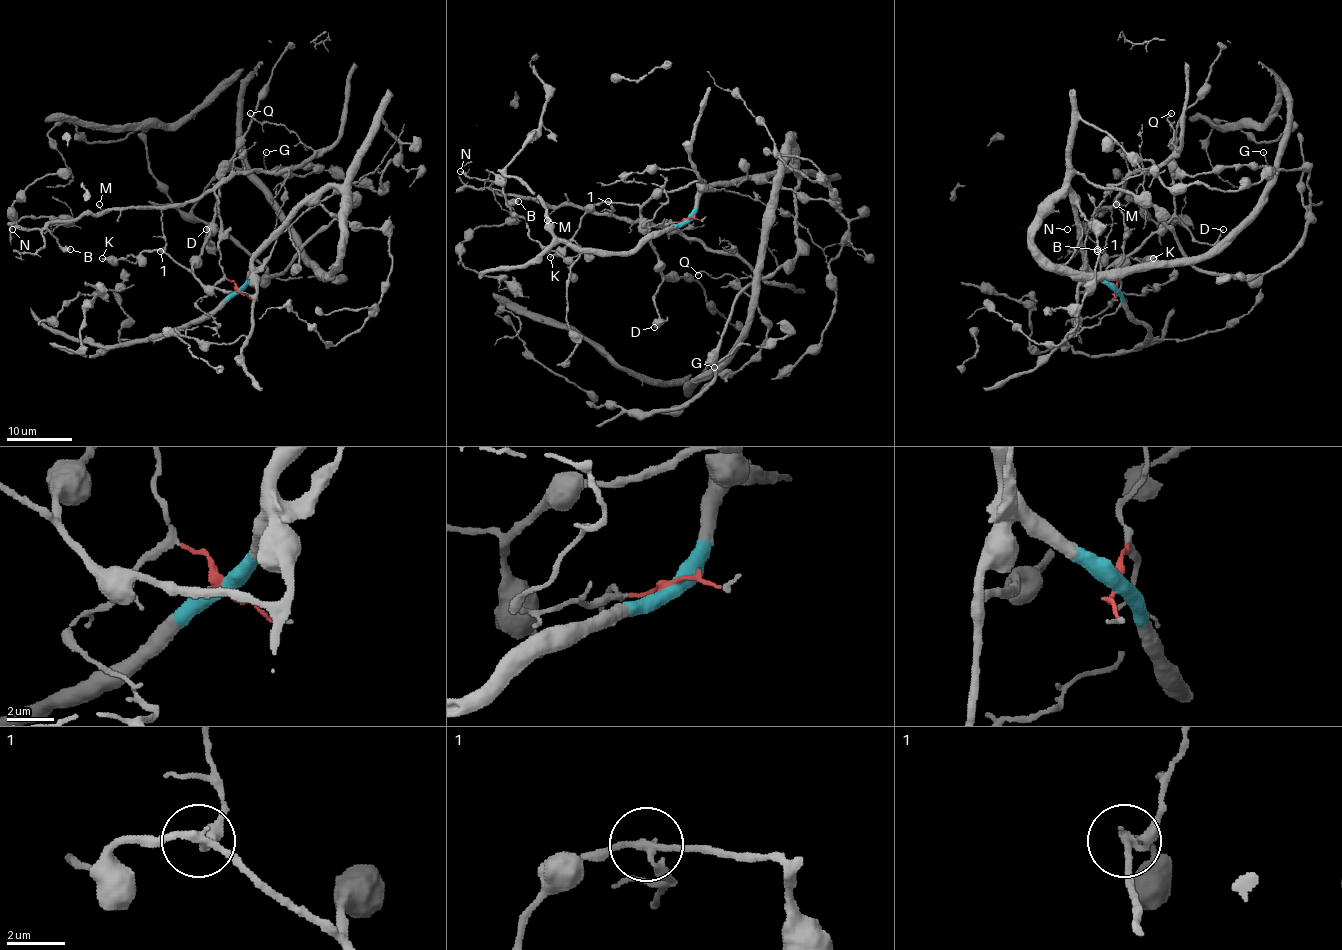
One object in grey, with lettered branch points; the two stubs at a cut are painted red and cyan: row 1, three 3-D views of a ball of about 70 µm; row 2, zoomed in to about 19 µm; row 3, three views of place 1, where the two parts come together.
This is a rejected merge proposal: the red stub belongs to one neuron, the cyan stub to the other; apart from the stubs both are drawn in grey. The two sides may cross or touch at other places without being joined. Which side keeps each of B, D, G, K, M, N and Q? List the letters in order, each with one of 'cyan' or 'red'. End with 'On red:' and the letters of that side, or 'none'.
B: red
D: cyan
G: cyan
K: cyan
M: red
N: red
Q: red
On red: B, M, N, Q

